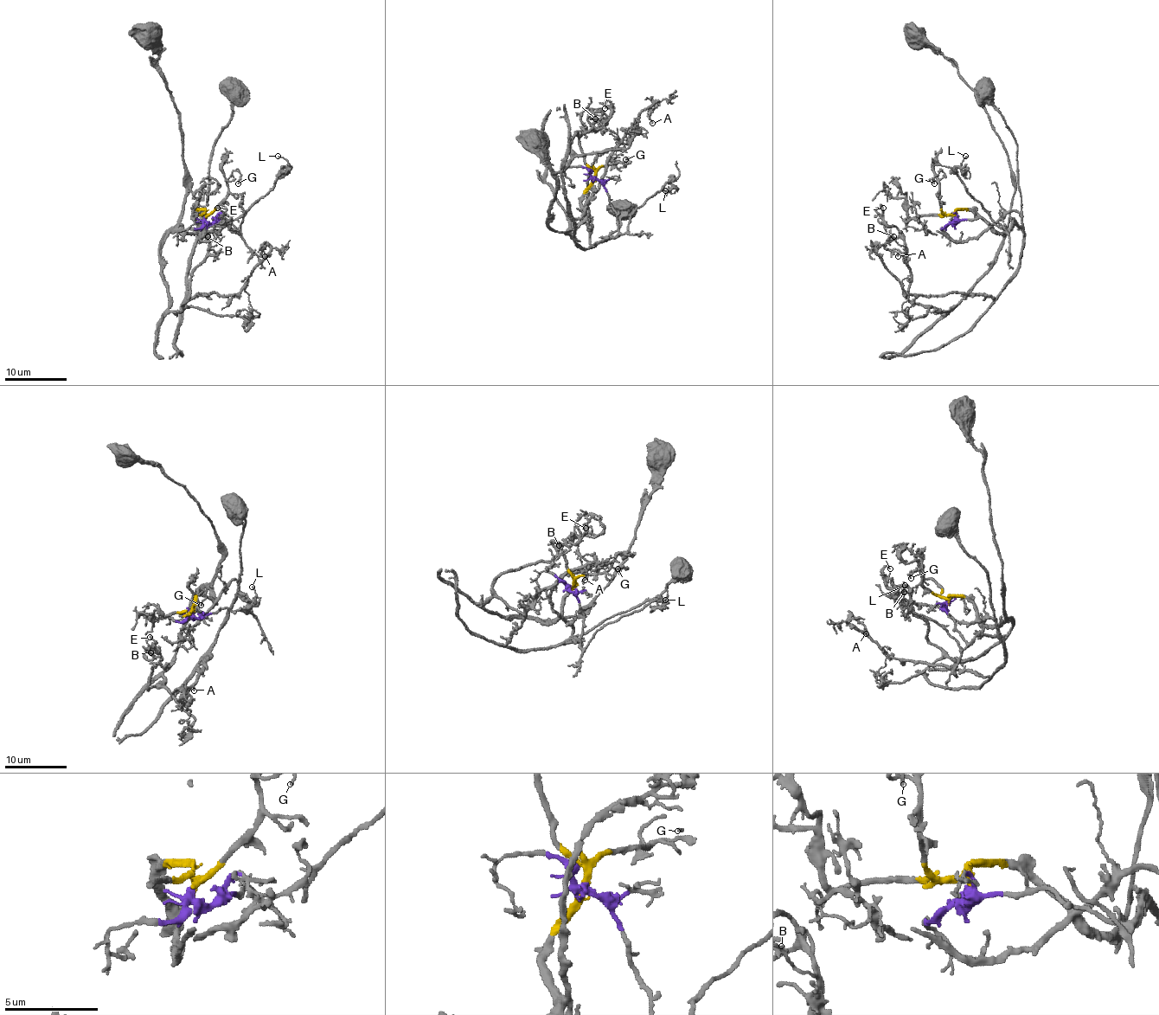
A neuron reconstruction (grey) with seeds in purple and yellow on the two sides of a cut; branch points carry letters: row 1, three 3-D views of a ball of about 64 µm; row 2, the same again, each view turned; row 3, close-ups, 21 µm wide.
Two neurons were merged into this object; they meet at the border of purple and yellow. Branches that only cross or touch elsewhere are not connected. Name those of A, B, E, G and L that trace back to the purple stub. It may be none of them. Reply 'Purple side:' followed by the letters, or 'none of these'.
Purple side: A, L

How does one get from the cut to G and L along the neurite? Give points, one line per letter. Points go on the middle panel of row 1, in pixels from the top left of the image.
G: (593, 180), (594, 172), (601, 166), (615, 164), (619, 168), (629, 162), (625, 158)
L: (593, 180), (605, 189), (619, 231), (624, 233), (630, 216), (669, 182), (675, 186), (666, 191)

